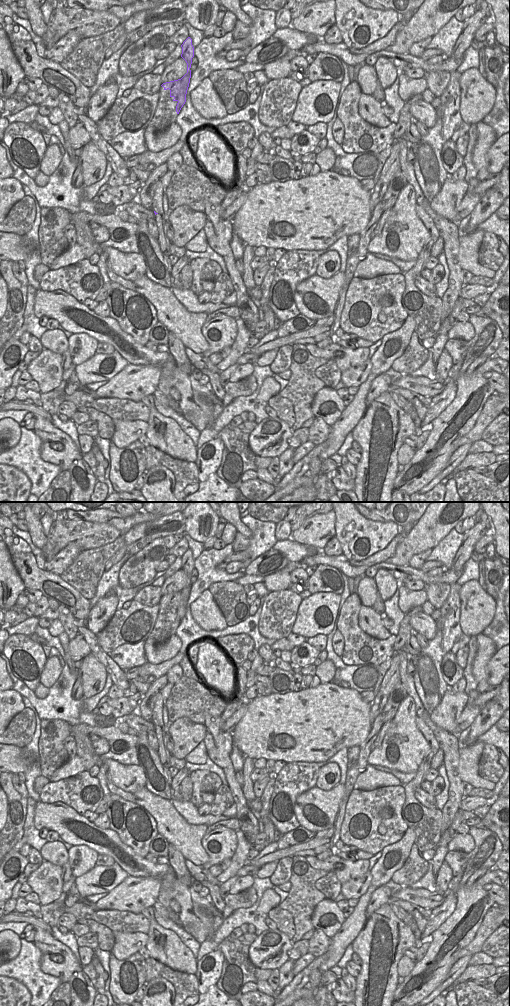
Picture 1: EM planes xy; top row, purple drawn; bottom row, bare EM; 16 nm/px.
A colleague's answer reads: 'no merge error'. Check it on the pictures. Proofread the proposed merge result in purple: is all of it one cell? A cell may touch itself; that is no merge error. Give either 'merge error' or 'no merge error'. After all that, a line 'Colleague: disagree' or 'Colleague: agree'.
merge error
Colleague: disagree

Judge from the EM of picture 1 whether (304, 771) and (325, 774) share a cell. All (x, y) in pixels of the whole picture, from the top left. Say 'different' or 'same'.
different

